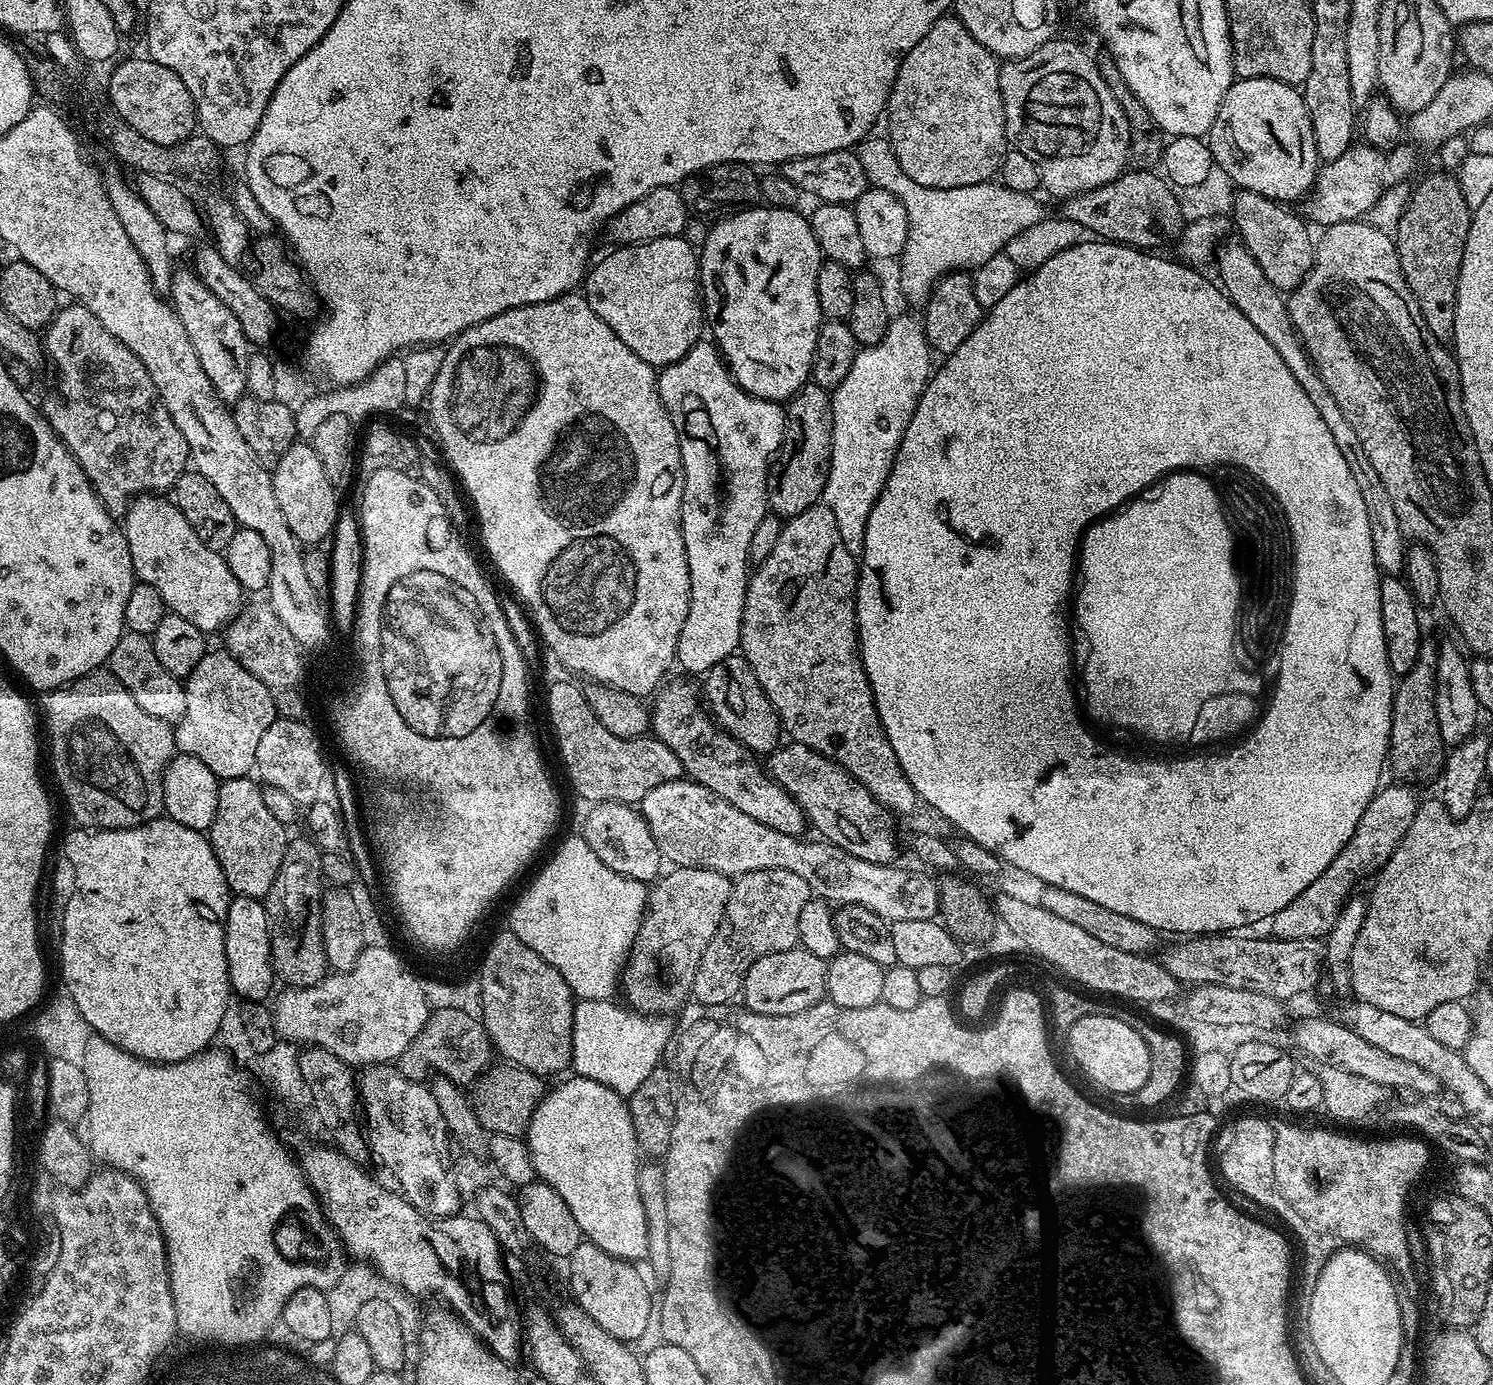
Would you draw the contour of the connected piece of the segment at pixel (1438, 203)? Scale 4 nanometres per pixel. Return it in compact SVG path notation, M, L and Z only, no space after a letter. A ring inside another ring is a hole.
M1447 171L1432 172L1409 195L1402 218L1394 229L1396 253L1402 266L1406 286L1422 310L1426 330L1442 342L1454 337L1458 278L1462 270L1462 254L1466 250L1466 234L1470 234L1473 210L1463 198L1462 187L1455 175Z

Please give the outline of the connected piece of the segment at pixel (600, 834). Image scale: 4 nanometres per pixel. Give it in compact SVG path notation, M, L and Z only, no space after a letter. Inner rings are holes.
M602 800L591 805L584 820L584 843L610 870L635 880L652 882L661 875L662 857L644 817L631 804Z

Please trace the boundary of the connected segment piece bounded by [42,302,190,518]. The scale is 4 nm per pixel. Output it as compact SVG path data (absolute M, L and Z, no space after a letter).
M68 302L61 307L56 317L48 323L42 336L47 359L56 367L56 384L60 387L60 396L42 404L42 411L48 425L58 434L58 438L74 454L78 466L94 486L104 509L111 516L120 518L127 512L130 501L145 494L164 494L175 489L176 479L189 467L190 457L186 438L174 426L174 418L166 410L154 386L154 378L142 366L138 354L130 350L86 306L79 302Z

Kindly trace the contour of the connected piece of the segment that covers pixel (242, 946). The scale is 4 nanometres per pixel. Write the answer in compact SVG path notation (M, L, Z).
M233 895L228 902L228 913L224 923L224 945L228 963L228 982L233 993L241 996L244 1002L264 1002L273 995L274 973L272 970L272 939L268 933L268 915L263 899L255 900L249 896Z

